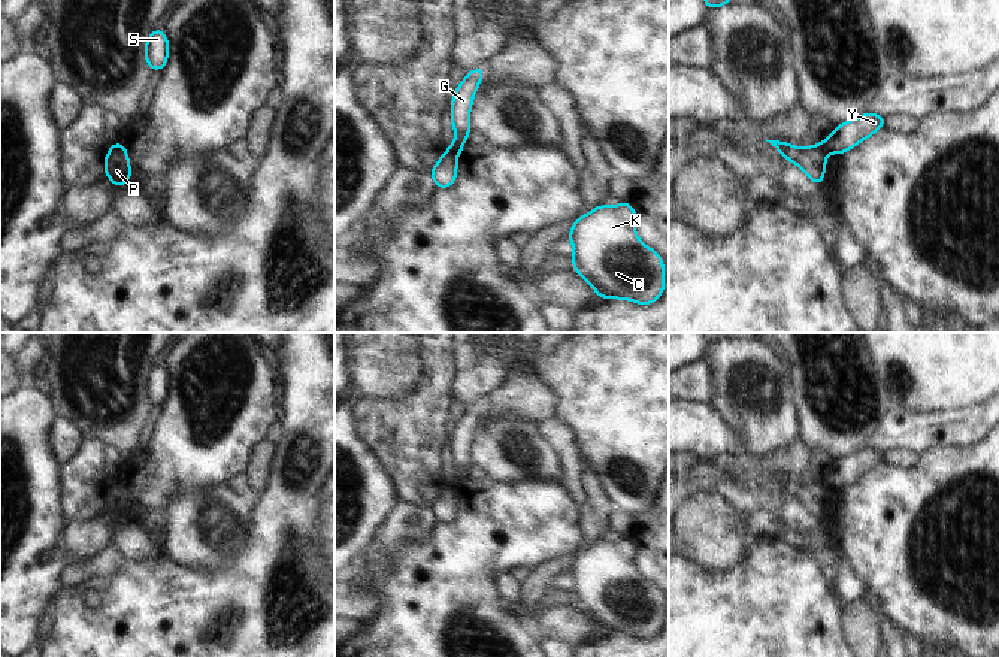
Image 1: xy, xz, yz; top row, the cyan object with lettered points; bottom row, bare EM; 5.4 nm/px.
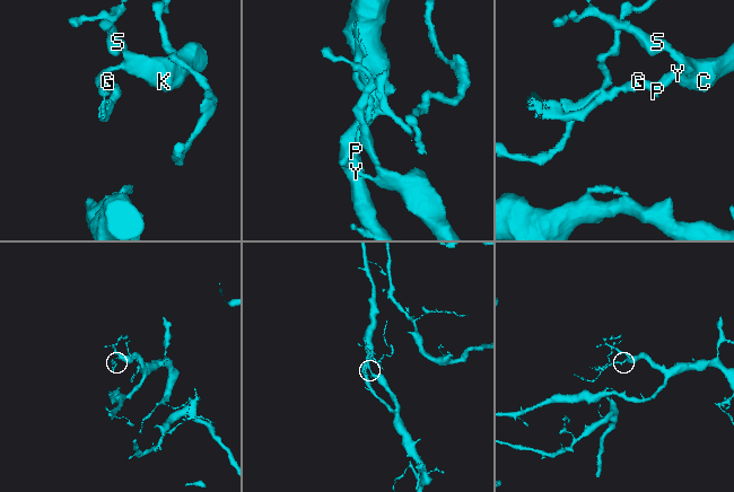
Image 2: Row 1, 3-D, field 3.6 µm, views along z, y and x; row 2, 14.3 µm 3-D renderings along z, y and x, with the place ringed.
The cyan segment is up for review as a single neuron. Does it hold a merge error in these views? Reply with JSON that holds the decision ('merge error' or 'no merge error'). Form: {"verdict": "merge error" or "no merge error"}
{"verdict": "merge error"}

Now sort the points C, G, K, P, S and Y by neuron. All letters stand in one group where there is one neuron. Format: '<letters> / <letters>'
C K S Y / G P

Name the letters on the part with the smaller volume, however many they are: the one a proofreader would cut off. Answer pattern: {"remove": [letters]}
{"remove": ["G", "P"]}

